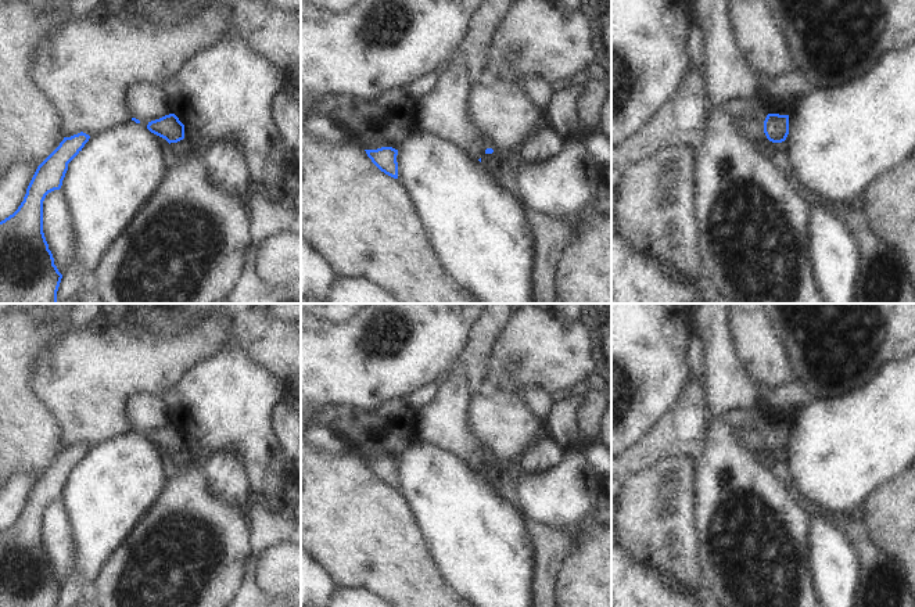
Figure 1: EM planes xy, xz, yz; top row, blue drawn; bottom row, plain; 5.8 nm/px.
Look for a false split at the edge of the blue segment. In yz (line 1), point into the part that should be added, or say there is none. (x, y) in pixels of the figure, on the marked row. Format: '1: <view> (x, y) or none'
1: none

